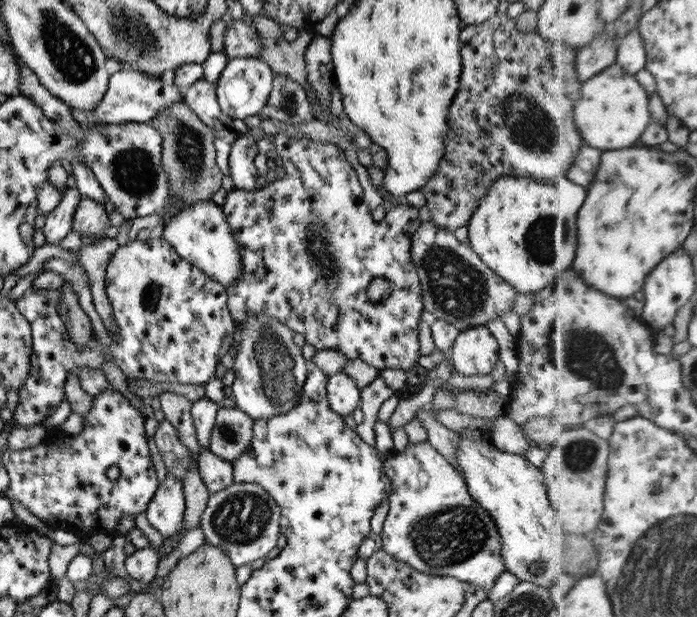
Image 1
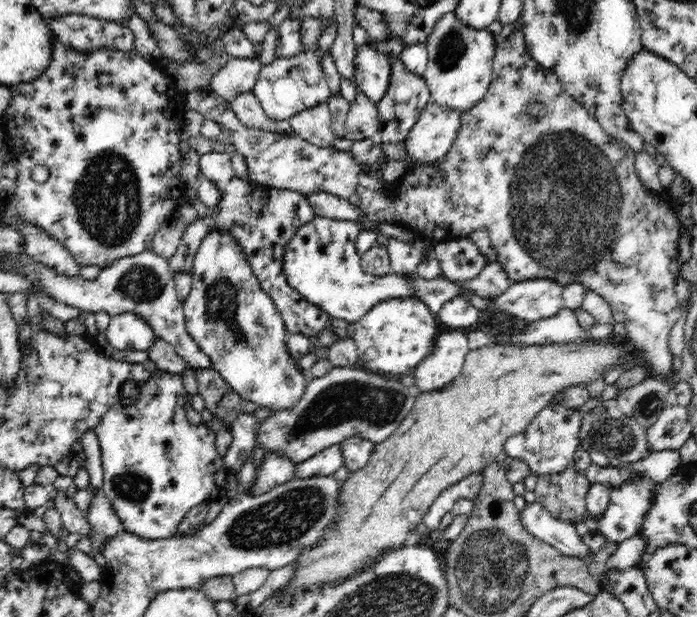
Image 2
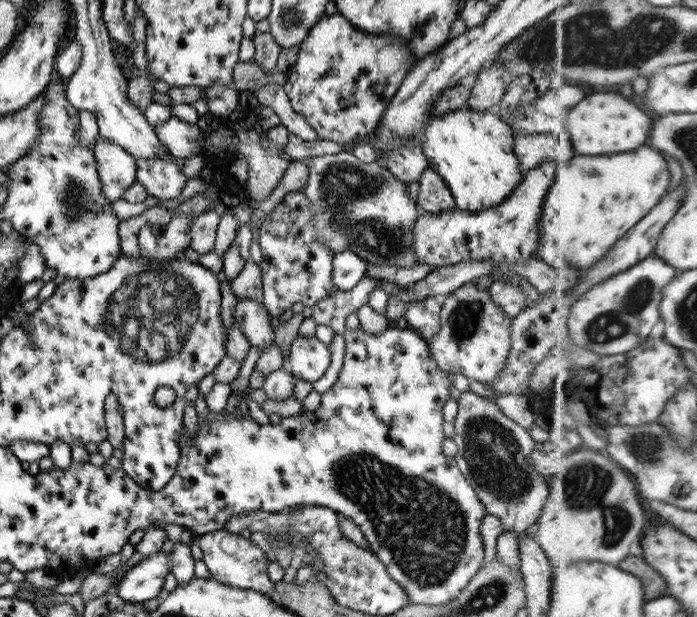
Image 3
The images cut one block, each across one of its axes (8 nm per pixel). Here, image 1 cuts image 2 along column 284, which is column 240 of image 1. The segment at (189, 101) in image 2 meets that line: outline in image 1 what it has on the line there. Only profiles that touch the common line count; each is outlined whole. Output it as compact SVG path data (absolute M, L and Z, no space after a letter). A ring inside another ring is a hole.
M247 130L239 133L239 137L232 144L229 155L230 176L235 188L240 190L254 190L260 173L254 165L254 158L260 157L256 140Z

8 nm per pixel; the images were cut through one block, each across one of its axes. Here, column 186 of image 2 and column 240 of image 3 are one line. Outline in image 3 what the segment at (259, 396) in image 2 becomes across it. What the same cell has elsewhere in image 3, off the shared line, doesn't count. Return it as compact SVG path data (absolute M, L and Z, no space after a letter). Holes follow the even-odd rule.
M246 295L237 297L234 320L246 335L250 347L258 347L260 352L274 343L274 327L270 325L272 318L263 303Z

